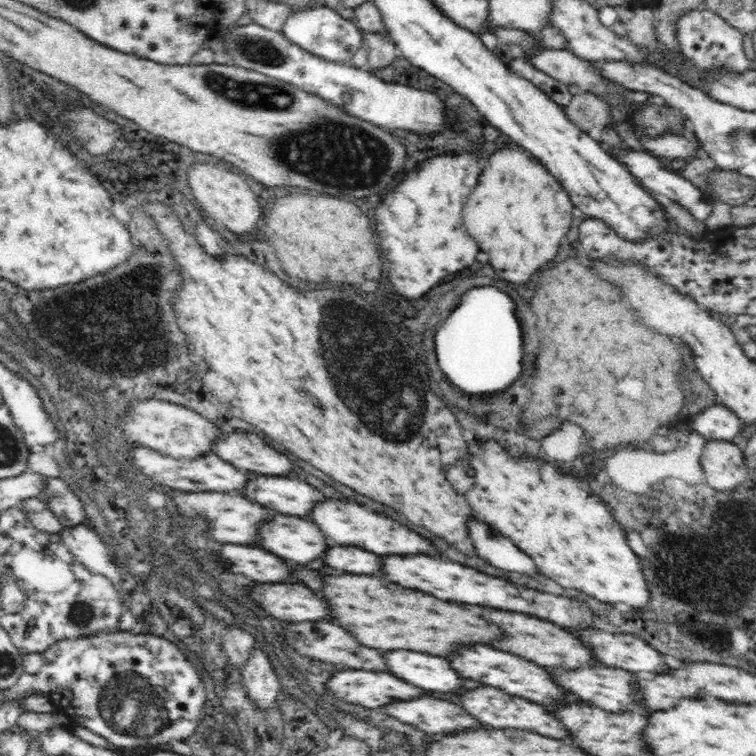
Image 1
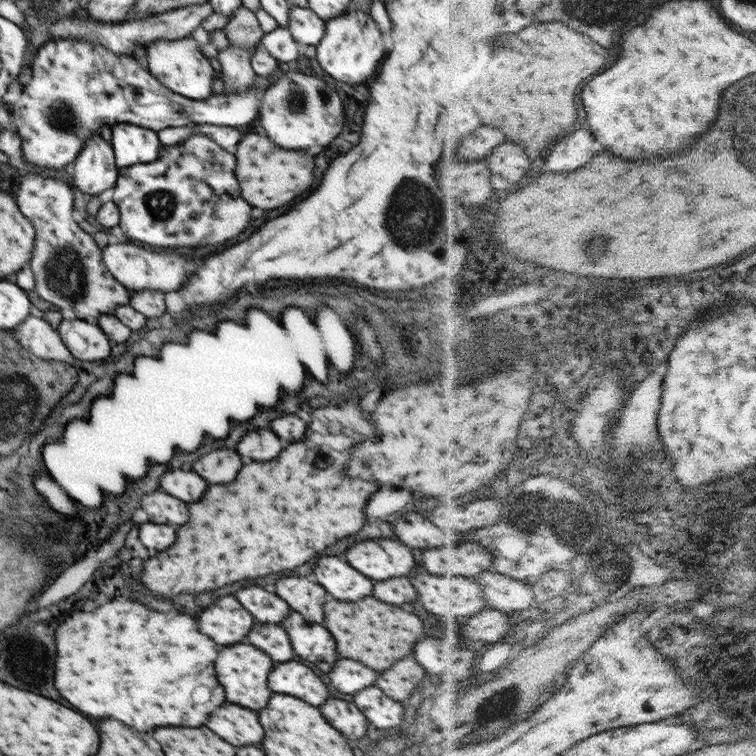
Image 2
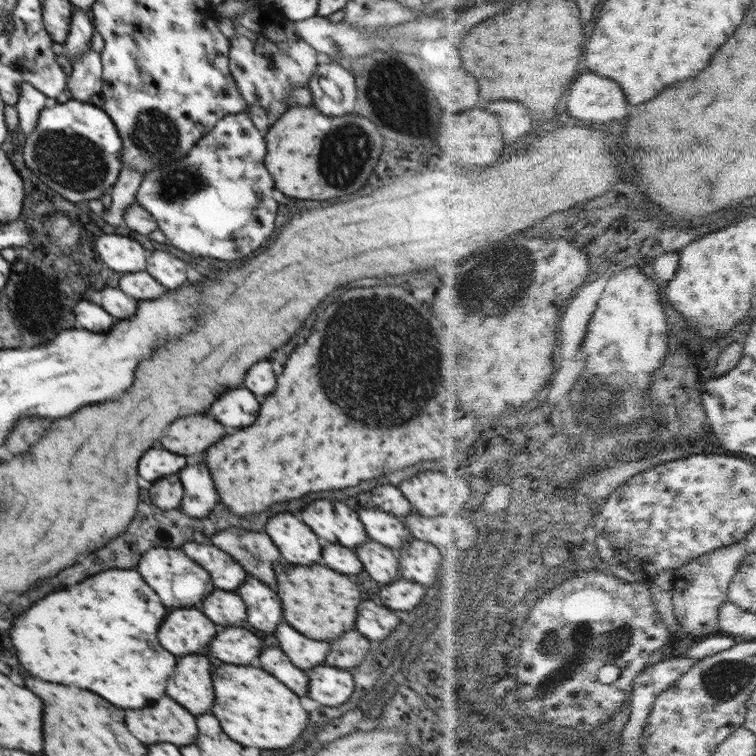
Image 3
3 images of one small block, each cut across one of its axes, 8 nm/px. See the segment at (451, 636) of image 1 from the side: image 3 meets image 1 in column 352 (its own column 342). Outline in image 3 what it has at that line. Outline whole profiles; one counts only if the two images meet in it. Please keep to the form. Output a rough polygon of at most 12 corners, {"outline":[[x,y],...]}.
{"outline":[[276,564],[284,620],[312,640],[354,628],[362,590],[326,566]]}

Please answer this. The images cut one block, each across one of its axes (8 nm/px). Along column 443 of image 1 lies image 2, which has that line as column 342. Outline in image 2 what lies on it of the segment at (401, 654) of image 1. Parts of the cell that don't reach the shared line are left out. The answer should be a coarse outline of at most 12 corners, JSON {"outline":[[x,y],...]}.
{"outline":[[340,658],[328,678],[336,690],[354,694],[372,686],[376,672]]}

